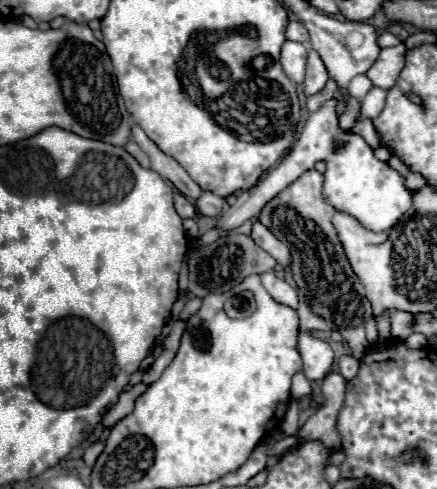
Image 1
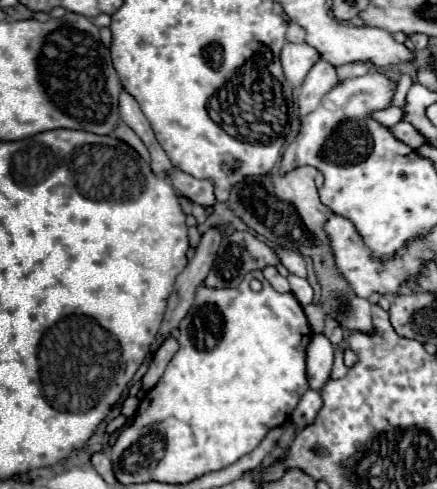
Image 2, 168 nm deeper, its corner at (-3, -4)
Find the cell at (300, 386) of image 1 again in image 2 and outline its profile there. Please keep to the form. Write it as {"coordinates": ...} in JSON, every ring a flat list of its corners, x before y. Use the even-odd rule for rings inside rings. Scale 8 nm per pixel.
{"coordinates":[[310,388,310,390,304,392,304,396,300,398,300,402,298,402,296,410,292,412,290,420,292,420,298,428,304,428,304,426,308,426,308,424,314,422,314,418,316,418,316,414,318,414,320,408,322,408,320,392]]}

